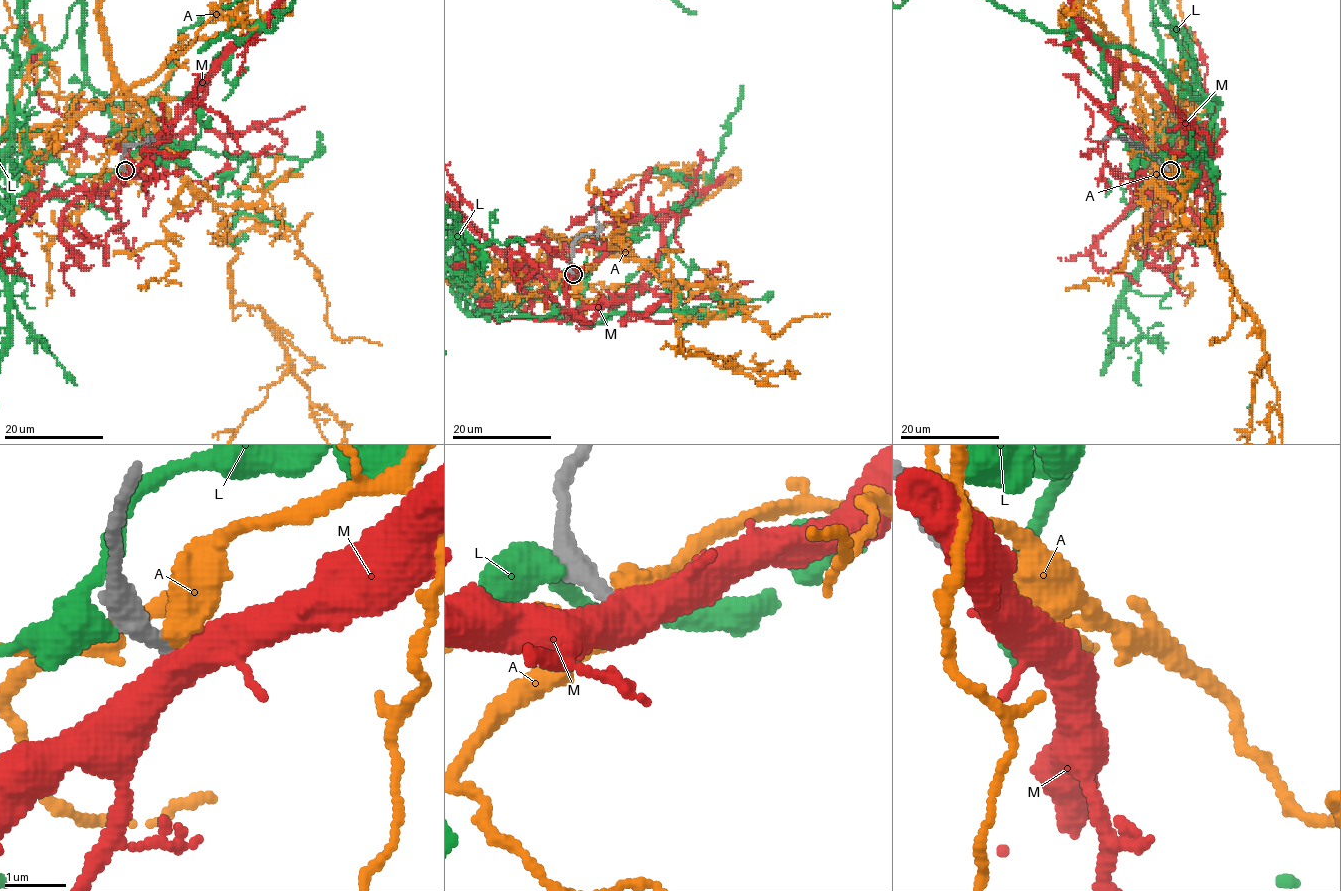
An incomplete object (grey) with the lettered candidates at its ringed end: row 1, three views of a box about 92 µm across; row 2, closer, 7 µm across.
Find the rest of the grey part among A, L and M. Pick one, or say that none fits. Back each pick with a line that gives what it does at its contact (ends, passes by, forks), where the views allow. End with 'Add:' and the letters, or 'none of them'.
Add: none of them

